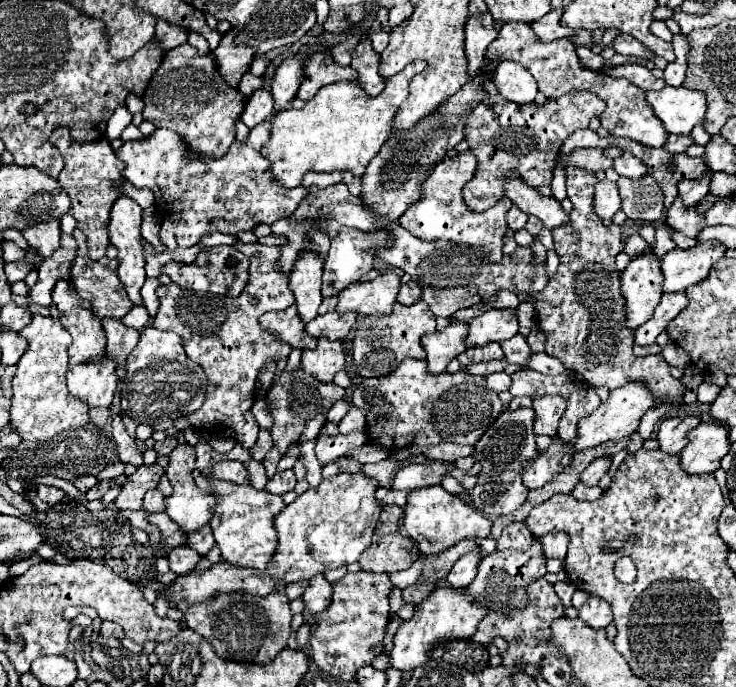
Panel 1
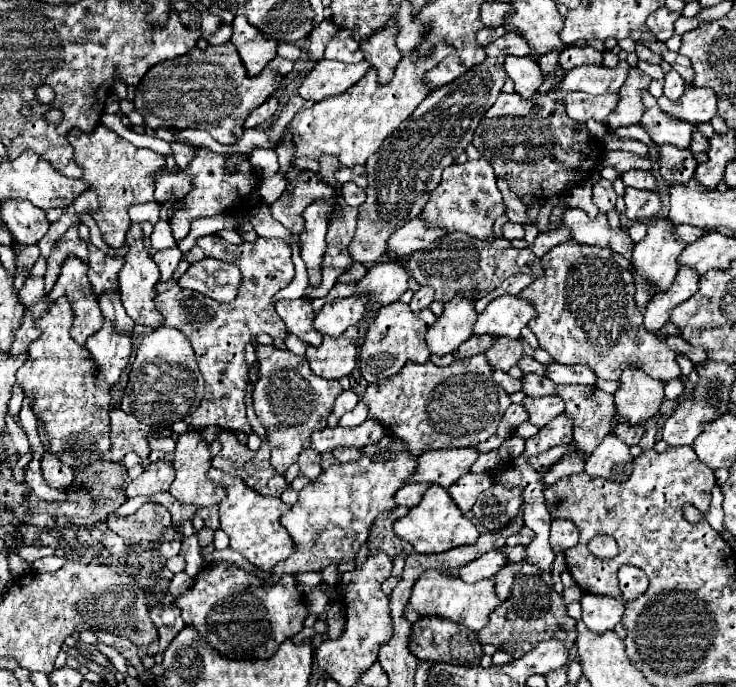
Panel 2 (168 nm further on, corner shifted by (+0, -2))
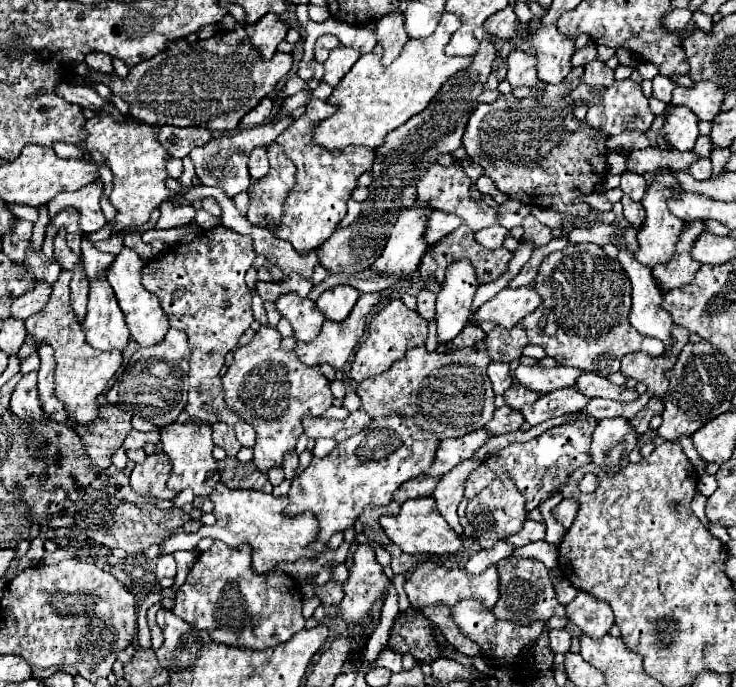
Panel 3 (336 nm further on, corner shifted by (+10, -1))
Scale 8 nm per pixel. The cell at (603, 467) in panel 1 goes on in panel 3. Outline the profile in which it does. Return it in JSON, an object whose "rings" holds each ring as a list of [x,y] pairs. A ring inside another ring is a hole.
{"rings":[[[605,418],[599,420],[593,444],[591,444],[591,456],[593,462],[599,464],[607,474],[617,474],[629,464],[629,454],[637,446],[639,436],[635,428],[625,418]]]}

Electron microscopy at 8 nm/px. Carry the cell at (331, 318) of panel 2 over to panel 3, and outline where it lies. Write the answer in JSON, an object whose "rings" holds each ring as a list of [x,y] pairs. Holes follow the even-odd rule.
{"rings":[[[341,284],[341,286],[335,286],[331,290],[325,290],[319,296],[317,306],[325,314],[325,318],[335,320],[335,322],[341,322],[353,310],[357,298],[359,298],[359,290],[355,290],[353,286]]]}

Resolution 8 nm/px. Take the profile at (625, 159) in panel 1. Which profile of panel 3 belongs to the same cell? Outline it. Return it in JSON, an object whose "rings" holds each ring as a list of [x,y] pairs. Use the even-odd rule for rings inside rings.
{"rings":[[[625,172],[621,178],[621,190],[625,192],[625,196],[633,198],[635,202],[641,202],[641,198],[645,196],[645,190],[647,190],[647,182],[641,174]]]}

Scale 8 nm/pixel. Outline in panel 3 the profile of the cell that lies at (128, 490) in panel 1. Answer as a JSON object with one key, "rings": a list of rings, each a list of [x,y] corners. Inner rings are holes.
{"rings":[[[155,452],[147,456],[143,462],[135,464],[131,472],[131,488],[141,496],[155,498],[175,498],[177,492],[167,488],[167,480],[171,474],[171,462],[165,452]]]}

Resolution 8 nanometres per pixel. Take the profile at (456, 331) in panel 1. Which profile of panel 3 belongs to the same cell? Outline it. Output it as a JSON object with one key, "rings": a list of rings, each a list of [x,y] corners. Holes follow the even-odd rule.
{"rings":[[[469,260],[453,262],[445,272],[445,282],[437,294],[437,336],[439,342],[449,344],[463,326],[471,312],[473,296],[479,288],[473,264]]]}

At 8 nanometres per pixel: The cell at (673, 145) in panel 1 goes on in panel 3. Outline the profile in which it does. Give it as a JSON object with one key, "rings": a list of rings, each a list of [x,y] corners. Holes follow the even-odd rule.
{"rings":[[[699,136],[697,138],[697,144],[695,144],[695,154],[701,154],[705,158],[711,156],[711,150],[713,150],[713,144],[711,144],[711,138],[709,136]]]}

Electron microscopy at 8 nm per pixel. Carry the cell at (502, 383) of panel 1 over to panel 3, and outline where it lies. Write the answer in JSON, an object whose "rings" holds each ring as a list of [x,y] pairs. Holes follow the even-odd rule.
{"rings":[[[491,362],[487,366],[487,374],[493,382],[493,390],[495,394],[505,394],[505,390],[509,390],[511,386],[511,374],[509,374],[509,364],[503,362]]]}

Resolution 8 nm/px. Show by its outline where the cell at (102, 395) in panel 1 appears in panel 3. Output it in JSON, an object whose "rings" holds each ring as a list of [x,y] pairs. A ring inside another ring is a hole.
{"rings":[[[101,270],[99,282],[89,286],[89,304],[83,326],[87,342],[97,350],[123,350],[129,342],[129,328],[125,326],[113,288],[107,282],[107,270]]]}

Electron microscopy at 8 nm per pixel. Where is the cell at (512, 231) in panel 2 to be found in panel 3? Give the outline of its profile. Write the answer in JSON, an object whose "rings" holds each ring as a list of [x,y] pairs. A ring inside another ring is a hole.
{"rings":[[[491,226],[491,228],[485,228],[485,230],[475,232],[475,240],[477,240],[481,246],[489,248],[489,250],[499,248],[499,246],[503,244],[505,236],[507,236],[507,230],[505,230],[503,226]]]}

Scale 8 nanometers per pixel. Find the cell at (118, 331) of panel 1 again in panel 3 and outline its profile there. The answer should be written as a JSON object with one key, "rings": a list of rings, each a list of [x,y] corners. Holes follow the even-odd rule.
{"rings":[[[83,240],[81,242],[81,258],[83,258],[83,264],[85,264],[85,272],[87,272],[87,278],[93,282],[97,278],[97,272],[103,270],[105,266],[111,266],[115,256],[111,254],[105,254],[105,252],[99,252],[93,242],[89,240]]]}

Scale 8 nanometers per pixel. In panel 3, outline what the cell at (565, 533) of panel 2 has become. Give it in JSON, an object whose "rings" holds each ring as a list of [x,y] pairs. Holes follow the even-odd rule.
{"rings":[[[565,498],[561,500],[555,508],[553,508],[553,516],[559,520],[559,524],[563,524],[565,528],[569,528],[577,516],[577,502],[573,498]]]}

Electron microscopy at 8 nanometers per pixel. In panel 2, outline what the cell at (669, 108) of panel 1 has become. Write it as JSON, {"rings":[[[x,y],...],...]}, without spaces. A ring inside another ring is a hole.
{"rings":[[[687,87],[685,93],[675,101],[661,95],[657,103],[663,113],[687,121],[691,125],[711,121],[717,115],[717,97],[711,89],[703,87]]]}

